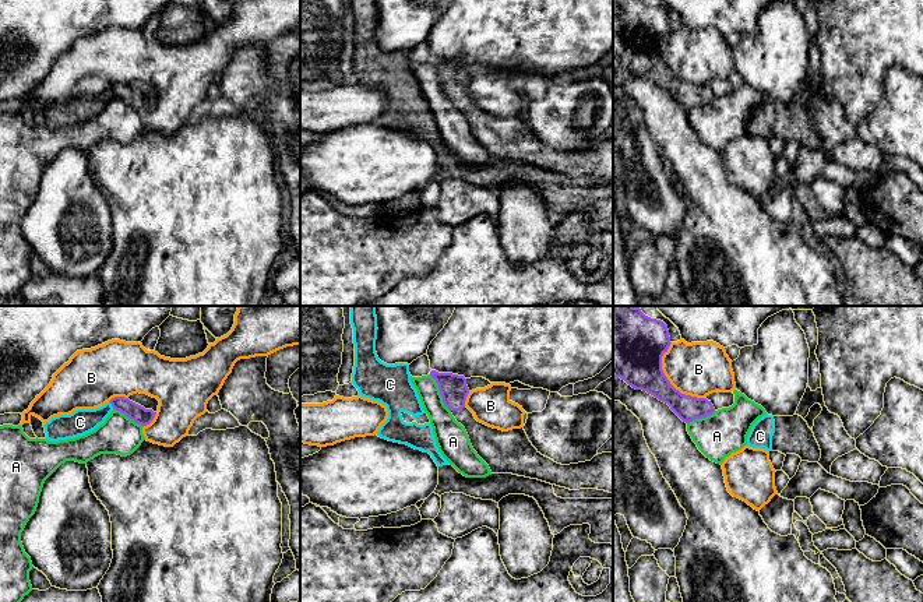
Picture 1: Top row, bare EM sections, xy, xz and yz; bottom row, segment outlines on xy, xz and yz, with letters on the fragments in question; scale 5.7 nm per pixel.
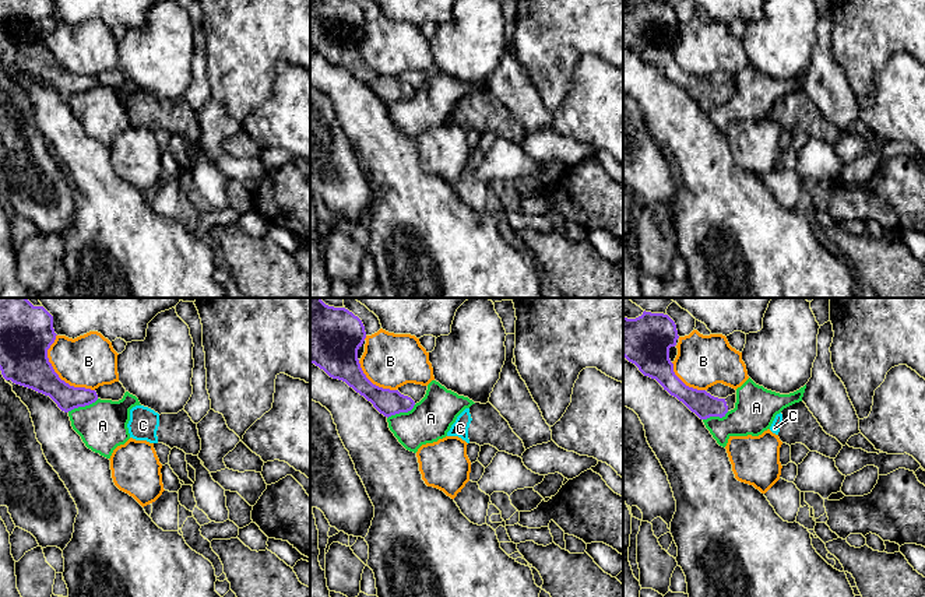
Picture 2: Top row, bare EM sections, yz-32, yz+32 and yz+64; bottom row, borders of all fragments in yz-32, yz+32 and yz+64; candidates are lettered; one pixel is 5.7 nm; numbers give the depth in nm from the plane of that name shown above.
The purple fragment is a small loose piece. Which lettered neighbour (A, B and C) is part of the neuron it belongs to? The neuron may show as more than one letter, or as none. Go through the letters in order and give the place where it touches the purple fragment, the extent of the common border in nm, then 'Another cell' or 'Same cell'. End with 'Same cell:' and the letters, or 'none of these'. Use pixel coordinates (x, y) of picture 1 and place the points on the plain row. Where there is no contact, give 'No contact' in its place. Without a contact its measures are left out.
A: Touches purple at xz (440, 80). Shared border 240 nm. Another cell
B: Touches purple at yz (677, 77). Shared border 320 nm. Another cell
C: Touches purple at xy (112, 92). Shared border 50 nm. Another cell
Same cell: none of these

